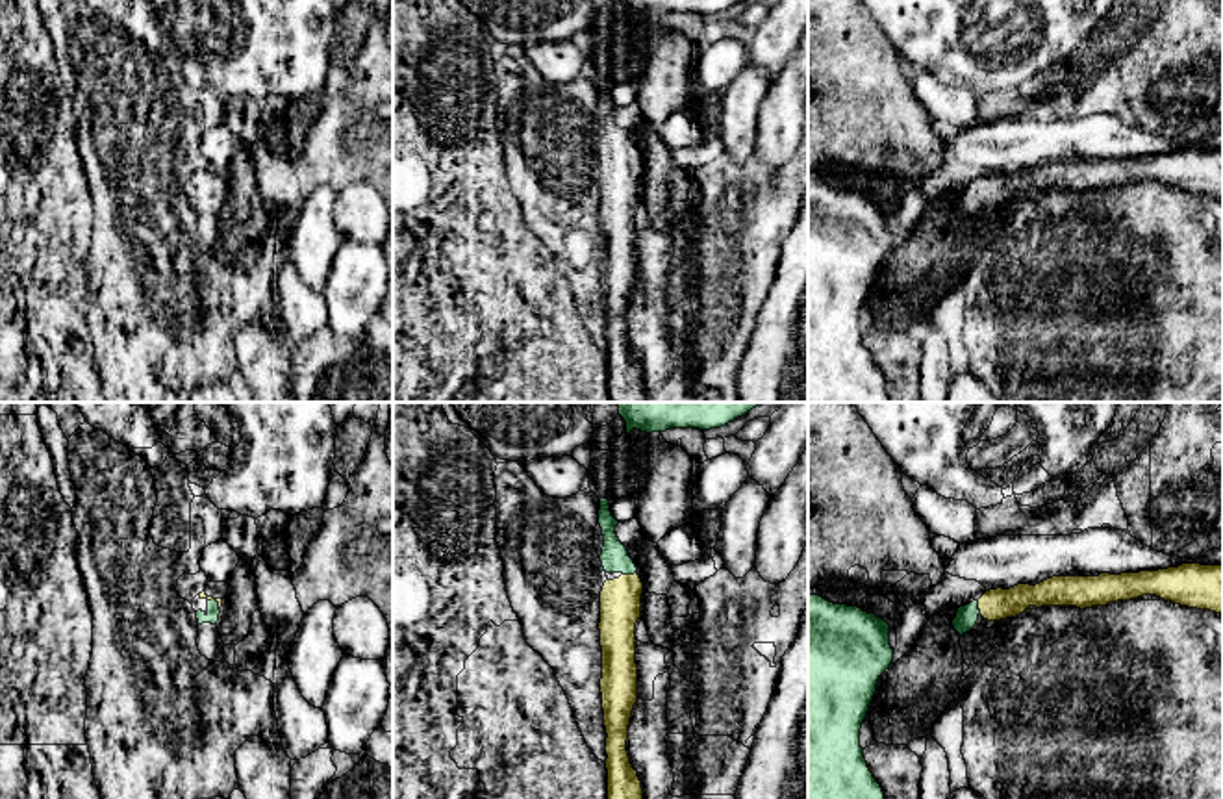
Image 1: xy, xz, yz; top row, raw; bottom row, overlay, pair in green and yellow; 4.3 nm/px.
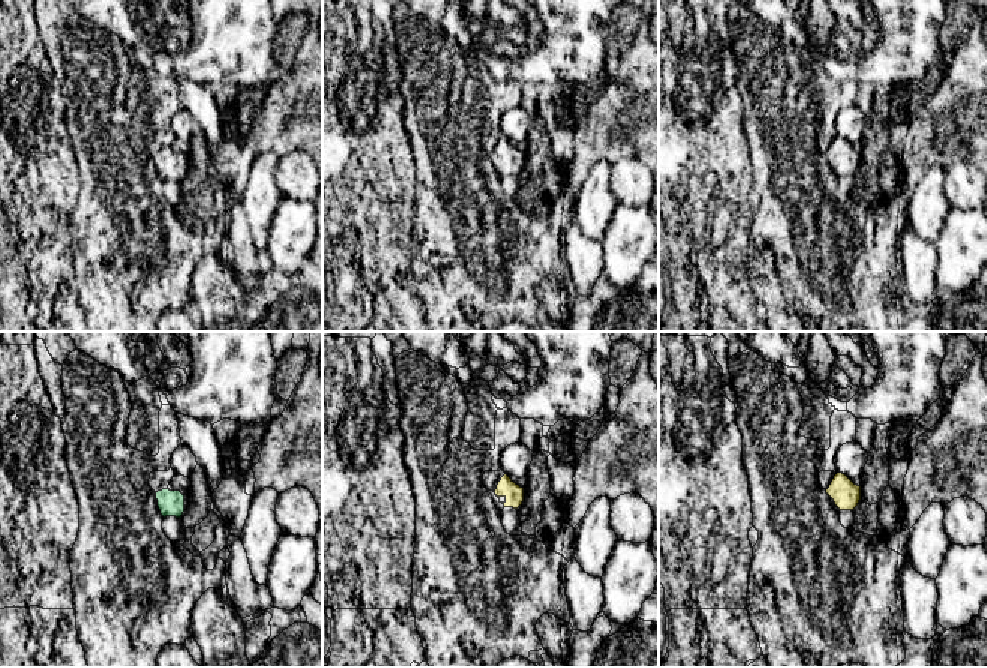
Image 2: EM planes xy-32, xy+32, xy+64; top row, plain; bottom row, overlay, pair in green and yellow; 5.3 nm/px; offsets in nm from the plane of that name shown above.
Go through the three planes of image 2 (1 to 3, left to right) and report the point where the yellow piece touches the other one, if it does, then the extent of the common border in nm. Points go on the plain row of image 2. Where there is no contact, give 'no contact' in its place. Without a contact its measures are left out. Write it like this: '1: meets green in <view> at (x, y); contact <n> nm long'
1: no contact
2: no contact
3: no contact

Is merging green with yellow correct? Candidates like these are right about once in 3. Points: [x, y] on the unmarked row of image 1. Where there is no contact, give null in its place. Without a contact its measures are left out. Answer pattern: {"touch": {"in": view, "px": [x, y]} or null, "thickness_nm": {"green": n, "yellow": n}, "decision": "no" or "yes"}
{"touch": {"in": "xz", "px": [629, 158]}, "thickness_nm": {"green": 120, "yellow": 180}, "decision": "yes"}

